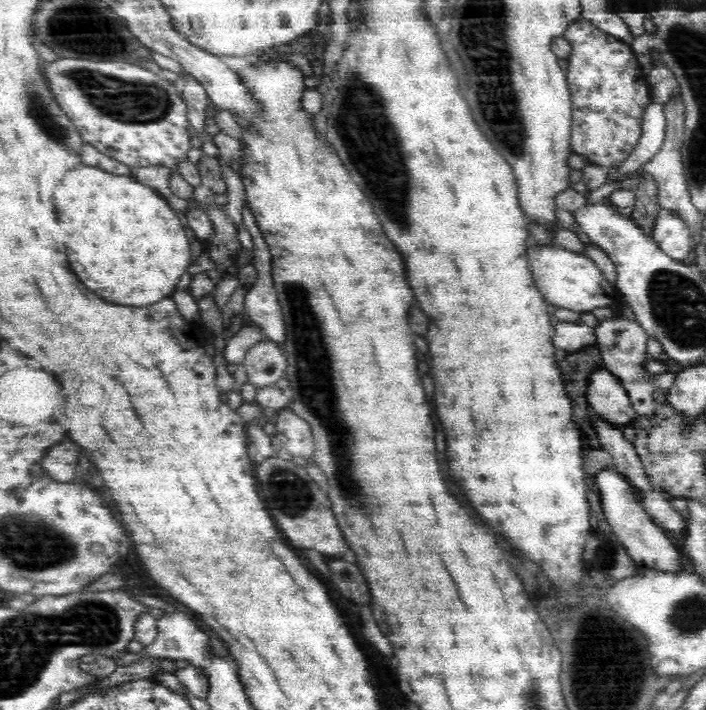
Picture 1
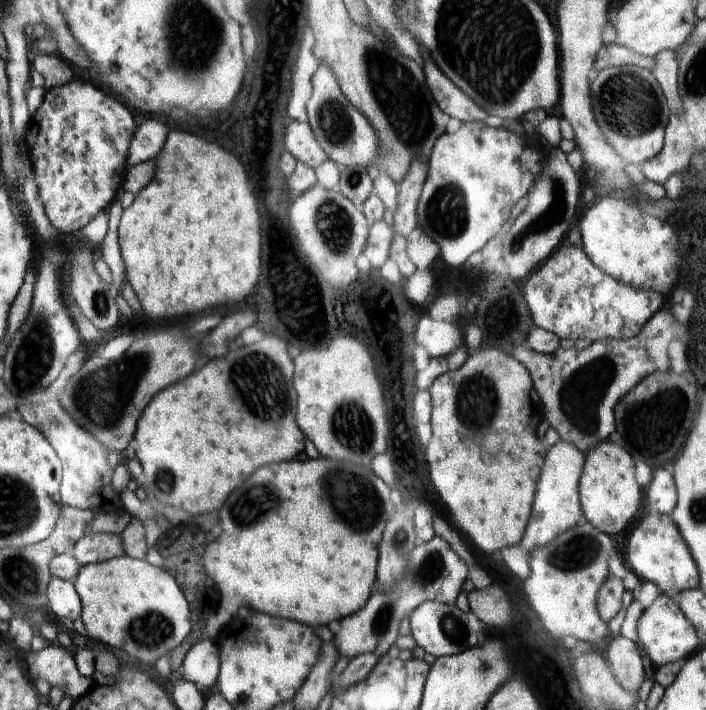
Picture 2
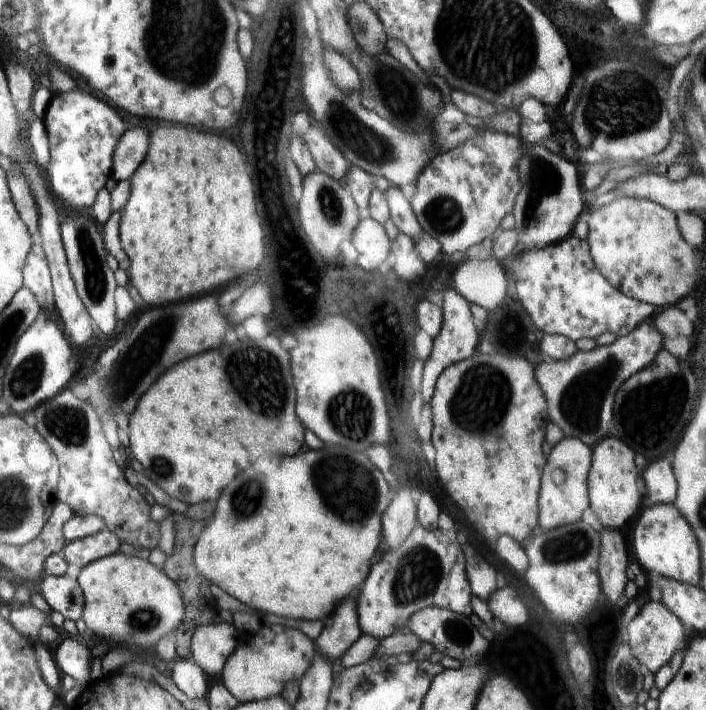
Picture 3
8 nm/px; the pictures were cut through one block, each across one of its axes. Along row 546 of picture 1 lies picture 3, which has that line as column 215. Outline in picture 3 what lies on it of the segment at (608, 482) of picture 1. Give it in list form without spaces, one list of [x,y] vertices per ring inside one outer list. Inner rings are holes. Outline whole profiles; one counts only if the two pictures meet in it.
[[[228,623],[198,625],[191,638],[191,658],[207,675],[216,676],[238,646],[237,629]]]

